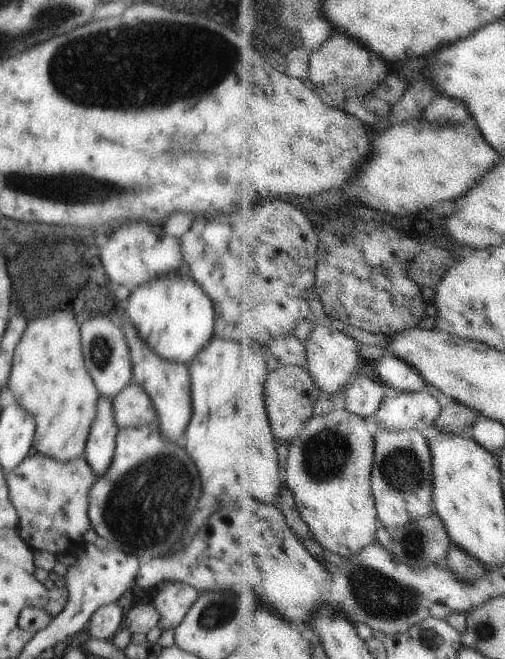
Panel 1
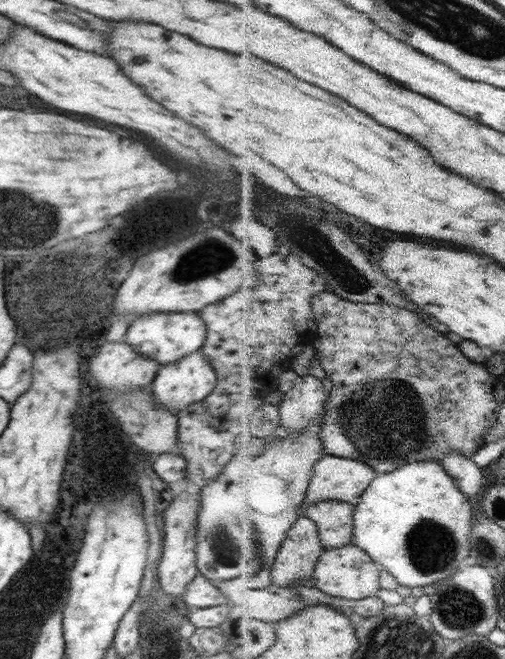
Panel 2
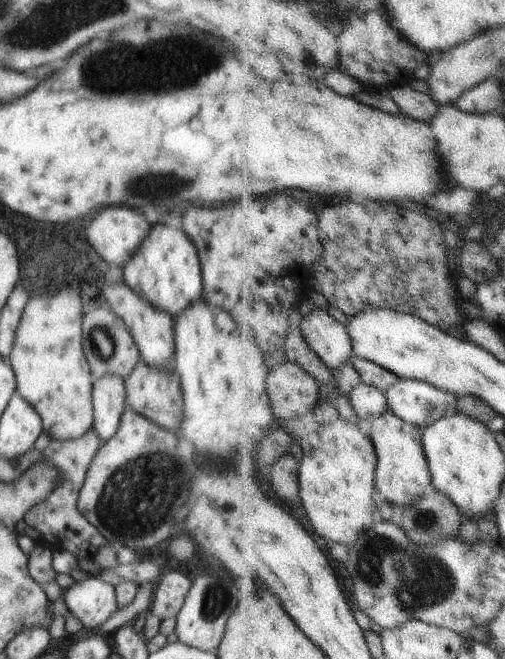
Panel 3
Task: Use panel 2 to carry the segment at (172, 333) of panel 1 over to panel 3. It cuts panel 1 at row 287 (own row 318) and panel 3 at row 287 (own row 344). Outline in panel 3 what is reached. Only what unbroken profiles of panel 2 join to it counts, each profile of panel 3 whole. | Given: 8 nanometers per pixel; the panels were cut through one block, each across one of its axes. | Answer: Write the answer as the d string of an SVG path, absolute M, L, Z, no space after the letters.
M153 224L141 245L123 266L123 282L132 292L168 313L172 318L179 315L195 300L202 299L203 278L199 253L188 235L166 224Z

